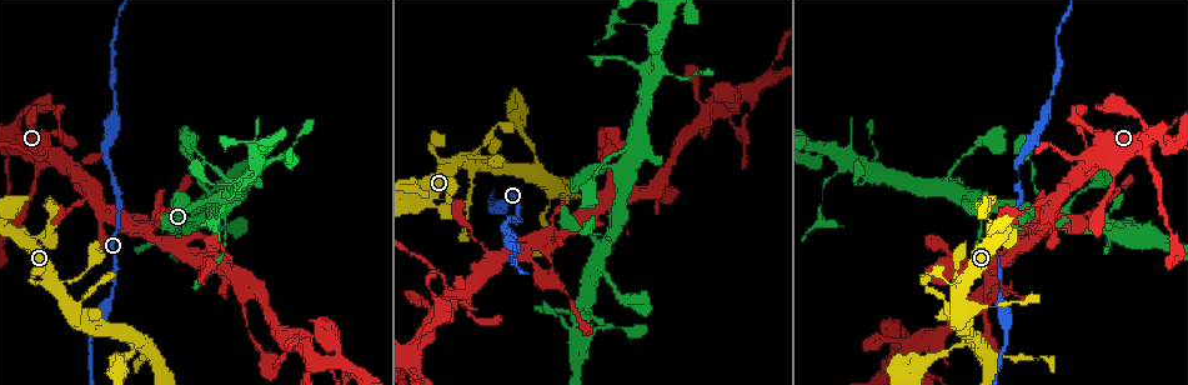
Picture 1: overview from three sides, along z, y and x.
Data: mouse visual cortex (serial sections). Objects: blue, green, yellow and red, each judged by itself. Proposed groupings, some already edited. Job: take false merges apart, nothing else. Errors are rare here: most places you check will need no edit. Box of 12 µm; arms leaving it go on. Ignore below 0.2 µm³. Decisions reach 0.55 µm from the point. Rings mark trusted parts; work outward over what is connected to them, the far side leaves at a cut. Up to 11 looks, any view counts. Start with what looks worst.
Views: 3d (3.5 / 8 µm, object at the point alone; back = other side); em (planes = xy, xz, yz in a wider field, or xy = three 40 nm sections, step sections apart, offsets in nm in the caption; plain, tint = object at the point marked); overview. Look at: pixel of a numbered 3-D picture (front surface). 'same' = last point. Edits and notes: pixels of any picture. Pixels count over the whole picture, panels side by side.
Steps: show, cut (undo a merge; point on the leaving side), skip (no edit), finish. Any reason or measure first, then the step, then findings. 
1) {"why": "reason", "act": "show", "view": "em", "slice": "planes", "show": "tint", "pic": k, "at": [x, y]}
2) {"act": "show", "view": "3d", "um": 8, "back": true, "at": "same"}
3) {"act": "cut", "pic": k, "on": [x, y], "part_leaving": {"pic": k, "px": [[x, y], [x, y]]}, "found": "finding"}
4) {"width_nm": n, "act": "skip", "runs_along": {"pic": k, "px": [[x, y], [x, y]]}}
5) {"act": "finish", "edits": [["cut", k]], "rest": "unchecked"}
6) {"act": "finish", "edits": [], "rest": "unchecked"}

{"why": "small branch off a trunk", "act": "show", "view": "3d", "um": 3.5, "pic": 1, "at": [47, 154]}

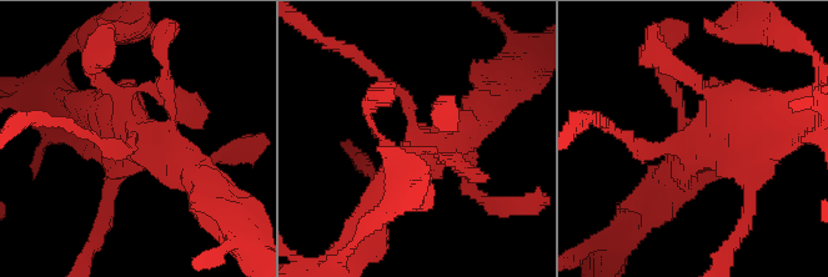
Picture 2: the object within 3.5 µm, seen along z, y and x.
{"why": "need the tissue", "act": "show", "view": "em", "slice": "xy", "step": 1, "show": "tint", "pic": 2, "at": [412, 116]}

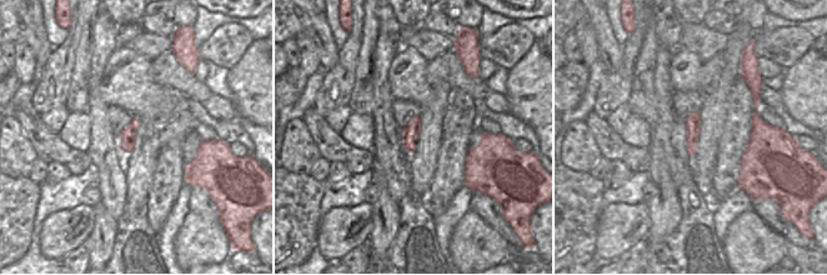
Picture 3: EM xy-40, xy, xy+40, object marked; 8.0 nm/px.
{"act": "skip", "runs_along": {"pic": 2, "px": [[396, 179], [426, 150], [404, 95], [361, 60]]}, "found": "all the same cell"}

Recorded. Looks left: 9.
{"why": "calibre changes", "act": "show", "view": "3d", "um": 3.5, "pic": 1, "at": [198, 221]}

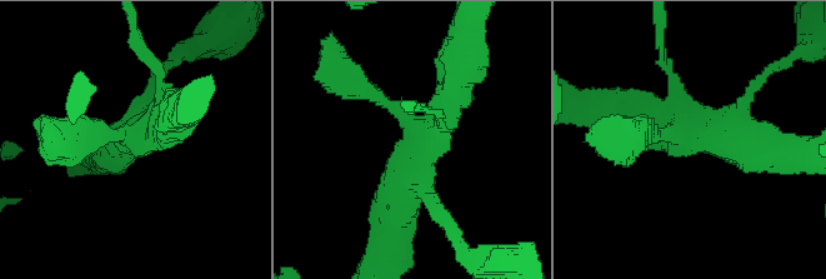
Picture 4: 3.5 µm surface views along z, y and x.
{"act": "show", "view": "em", "slice": "xy", "step": 1, "show": "tint", "pic": 4, "at": [701, 135]}

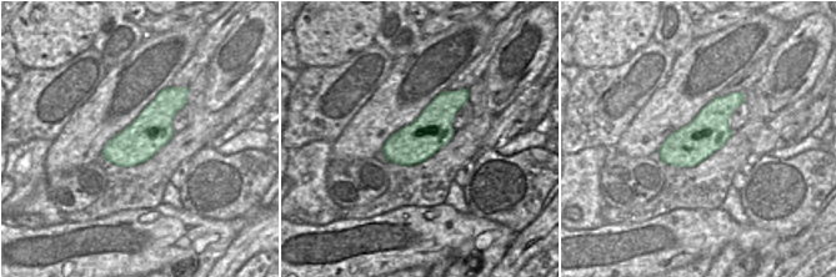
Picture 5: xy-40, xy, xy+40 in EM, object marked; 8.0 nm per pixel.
{"why": "another direction", "act": "show", "view": "em", "slice": "xy", "step": 2, "show": "tint", "at": "same"}

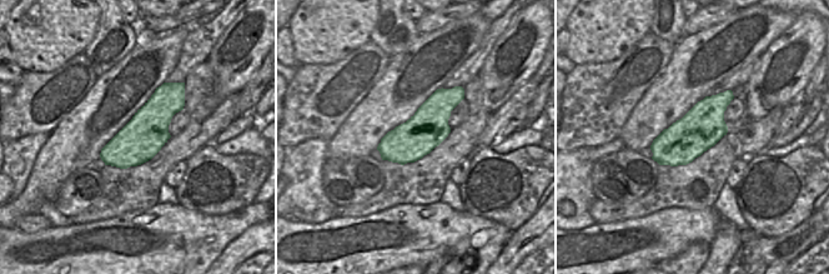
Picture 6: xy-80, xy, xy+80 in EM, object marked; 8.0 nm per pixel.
{"width_nm": 320, "act": "skip", "runs_along": {"pic": 4, "px": [[365, 89], [419, 130], [391, 220]]}, "found": "continuous, no second cell"}

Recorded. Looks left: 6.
{"why": "four-way junction", "act": "show", "view": "3d", "um": 3.5, "pic": 1, "at": [314, 358]}

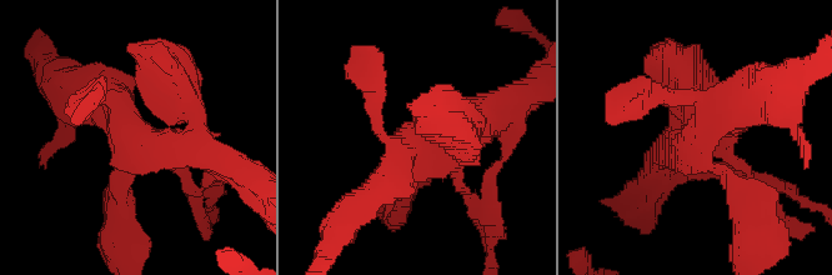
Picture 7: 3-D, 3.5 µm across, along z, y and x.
{"arms": 4, "arm_widths_nm": [150, 150, 350, 450], "why": "now the EM", "act": "show", "view": "em", "slice": "xy", "step": 3, "show": "tint", "pic": 7, "at": [694, 138]}

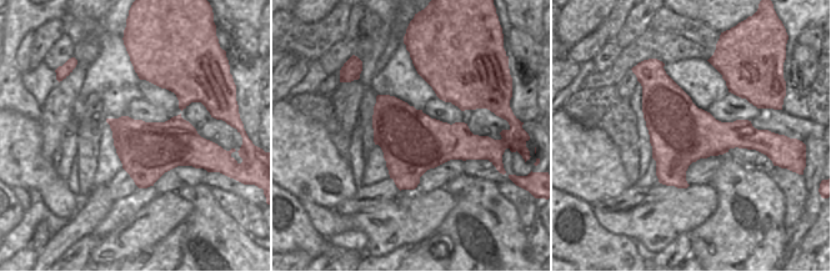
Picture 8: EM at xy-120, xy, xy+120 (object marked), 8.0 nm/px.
{"act": "skip", "runs_along": {"pic": 7, "px": [[382, 186], [417, 135], [490, 106]]}, "found": "all the same cell"}

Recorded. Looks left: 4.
{"why": "thin arm on a thick one", "act": "show", "view": "3d", "um": 3.5, "pic": 1, "at": [418, 371]}

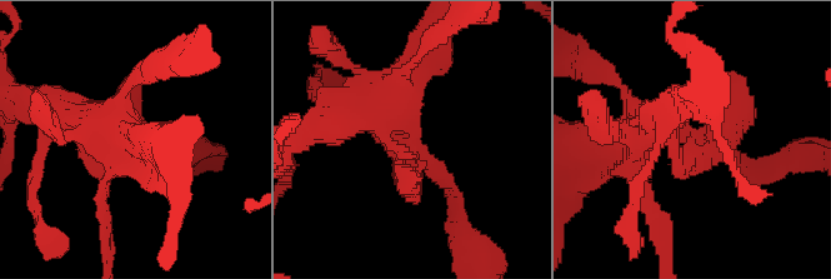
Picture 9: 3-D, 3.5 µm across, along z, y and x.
{"act": "show", "view": "em", "slice": "xy", "step": 3, "show": "tint", "pic": 9, "at": [694, 141]}

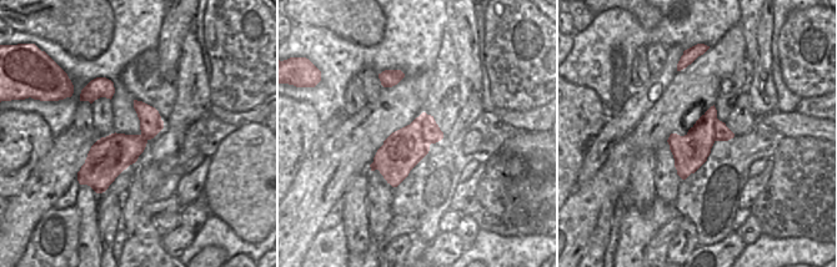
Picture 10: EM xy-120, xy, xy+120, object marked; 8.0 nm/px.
{"act": "skip", "runs_along": {"pic": 9, "px": [[630, 149], [732, 106]]}, "found": "continuous, no second cell"}

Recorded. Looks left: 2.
{"act": "finish", "edits": [], "rest": "unchecked"}

